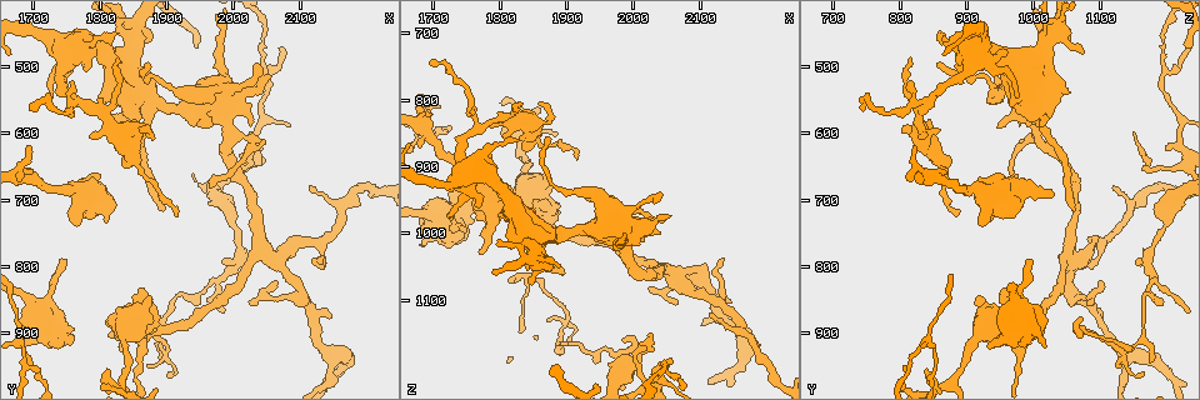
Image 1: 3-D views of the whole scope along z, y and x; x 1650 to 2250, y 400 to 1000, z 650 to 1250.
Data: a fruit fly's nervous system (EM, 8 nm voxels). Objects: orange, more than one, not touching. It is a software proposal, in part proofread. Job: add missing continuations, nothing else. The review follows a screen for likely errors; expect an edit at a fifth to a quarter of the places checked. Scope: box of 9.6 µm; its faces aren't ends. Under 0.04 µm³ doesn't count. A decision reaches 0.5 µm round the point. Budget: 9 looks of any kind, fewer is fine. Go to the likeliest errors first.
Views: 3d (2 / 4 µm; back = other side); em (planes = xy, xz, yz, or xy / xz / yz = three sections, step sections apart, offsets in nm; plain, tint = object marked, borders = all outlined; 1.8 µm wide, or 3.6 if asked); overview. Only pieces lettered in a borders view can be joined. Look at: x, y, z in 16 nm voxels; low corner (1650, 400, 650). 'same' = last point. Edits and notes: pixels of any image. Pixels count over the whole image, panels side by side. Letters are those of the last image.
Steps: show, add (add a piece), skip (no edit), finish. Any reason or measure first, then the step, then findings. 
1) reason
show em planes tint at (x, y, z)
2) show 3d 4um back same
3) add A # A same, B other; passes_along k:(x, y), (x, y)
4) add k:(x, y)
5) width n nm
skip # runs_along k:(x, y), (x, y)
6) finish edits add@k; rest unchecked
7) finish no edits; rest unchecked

stops while still wide
show 3d 4um at (1760, 740, 915)

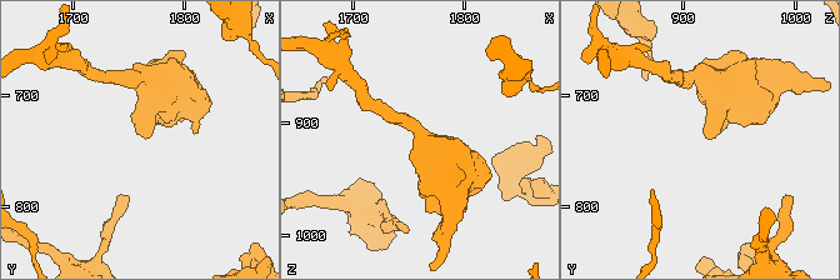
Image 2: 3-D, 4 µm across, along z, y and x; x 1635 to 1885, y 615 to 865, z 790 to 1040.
shape alone is not enough
show em xz step 8 tint at (1766, 736, 916)

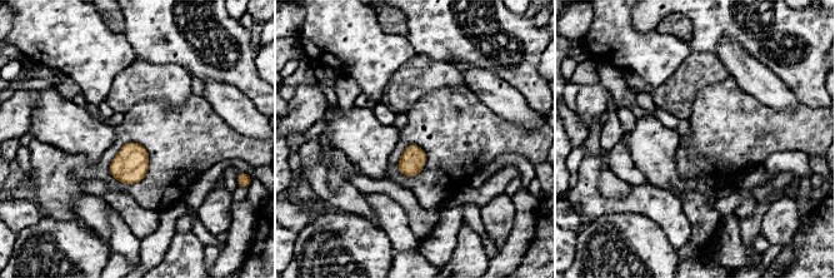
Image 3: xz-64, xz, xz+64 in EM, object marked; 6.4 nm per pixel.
show em planes borders same

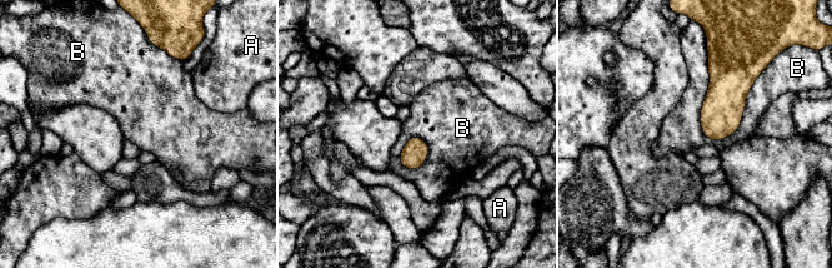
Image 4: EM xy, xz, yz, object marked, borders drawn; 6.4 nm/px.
longest_contact B 600 nm
skip # A other, B other; border 4:(706, 45), (701, 130), (721, 140); none of them fits

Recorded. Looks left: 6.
branch stops here
show em xy step 4 borders at (1695, 620, 820)

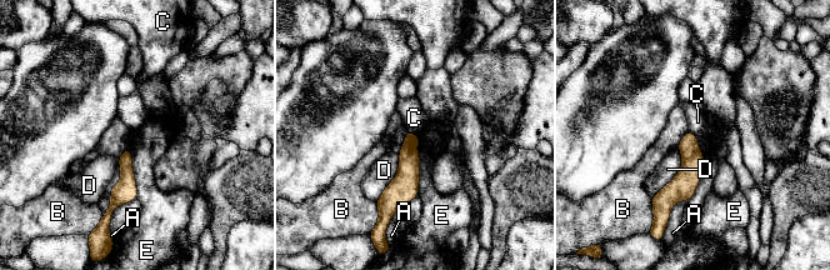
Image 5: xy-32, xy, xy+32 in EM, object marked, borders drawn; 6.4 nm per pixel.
another direction
show em planes borders same

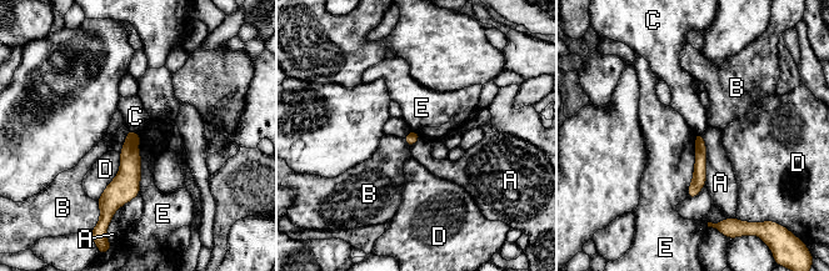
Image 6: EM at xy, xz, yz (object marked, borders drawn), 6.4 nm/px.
width 80 nm; longest_contact E 420 nm
skip # A other, B other, C other, D other, E other; none of them fits

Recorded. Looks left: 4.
an open end
show em 3.6um planes tint at (1770, 690, 1035)

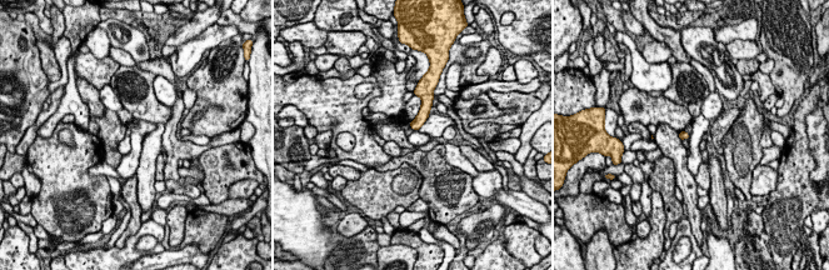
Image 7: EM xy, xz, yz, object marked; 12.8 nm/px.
what lies round it
show em 3.6um planes borders same

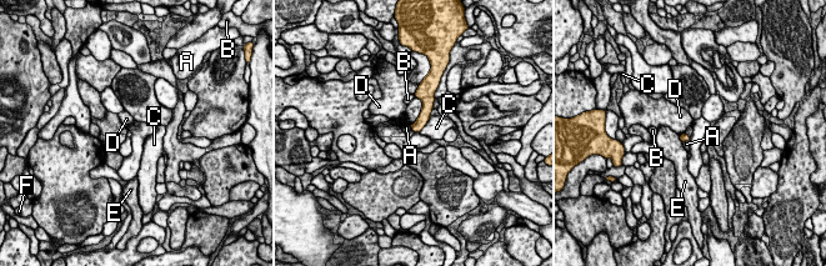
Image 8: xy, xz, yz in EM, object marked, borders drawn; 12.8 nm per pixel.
skip # A other, B other, C other, D other, E other, F other; border 8:(416, 96), (421, 111), (411, 123); no lettered piece goes on from it

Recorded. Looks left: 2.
thick end
show 3d 2um at (1845, 540, 1055)

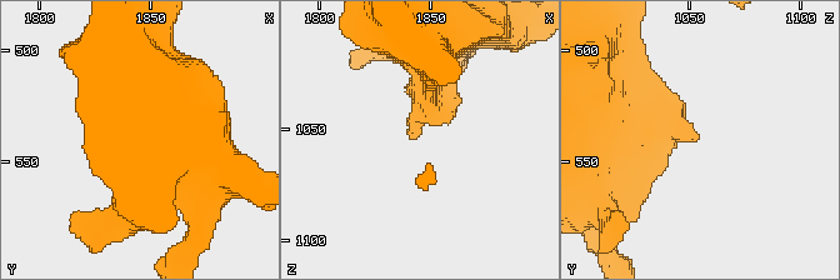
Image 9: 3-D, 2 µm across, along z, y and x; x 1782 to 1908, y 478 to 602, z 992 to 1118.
shape alone is not enough
show em planes borders at (1840, 539, 1053)

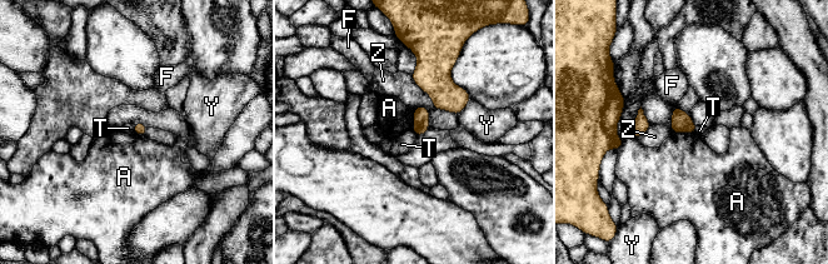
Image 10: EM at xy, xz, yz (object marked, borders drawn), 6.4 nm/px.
skip # A other, F other, T other, Y other, Z other; border 10:(131, 124), (134, 132); no lettered piece goes on from it

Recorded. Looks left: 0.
finish no edits; rest unchecked

